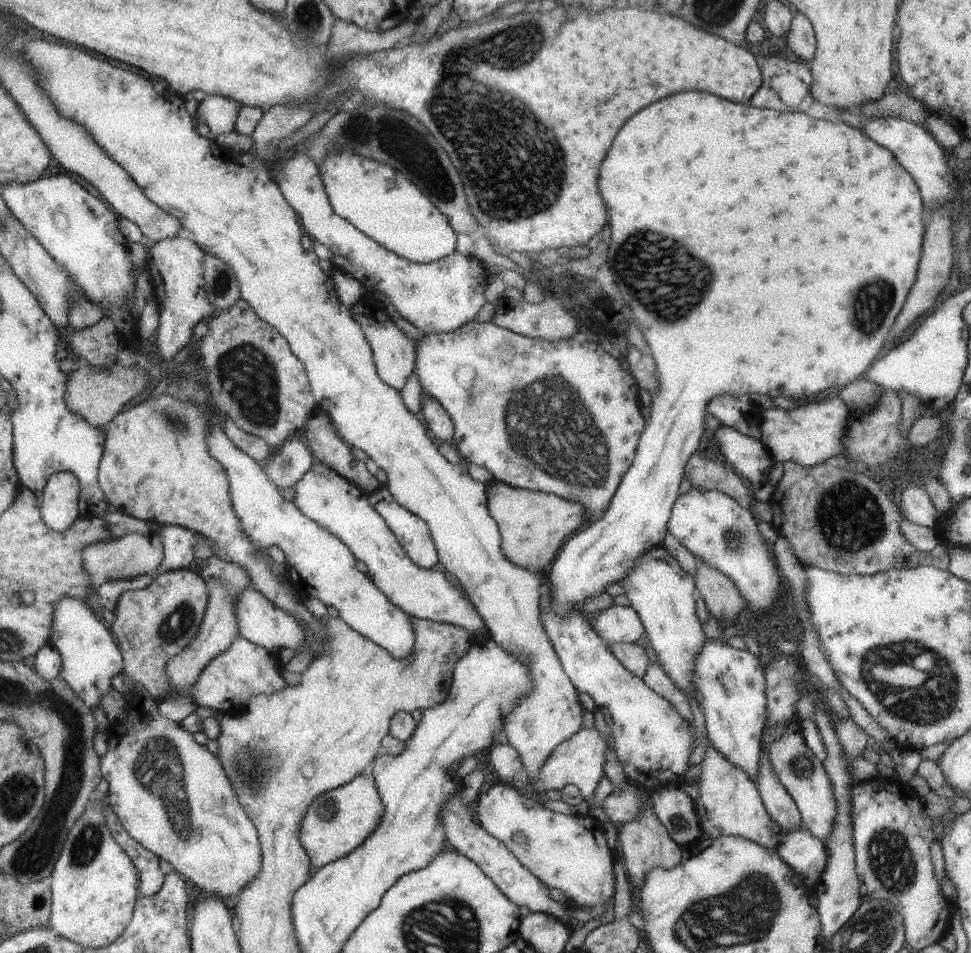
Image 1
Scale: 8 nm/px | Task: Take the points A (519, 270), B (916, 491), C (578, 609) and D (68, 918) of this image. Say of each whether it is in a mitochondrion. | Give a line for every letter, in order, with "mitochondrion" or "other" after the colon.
A: other
B: other
C: other
D: other

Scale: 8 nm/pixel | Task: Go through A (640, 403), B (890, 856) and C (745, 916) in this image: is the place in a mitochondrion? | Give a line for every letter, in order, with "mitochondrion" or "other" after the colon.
A: other
B: mitochondrion
C: mitochondrion

